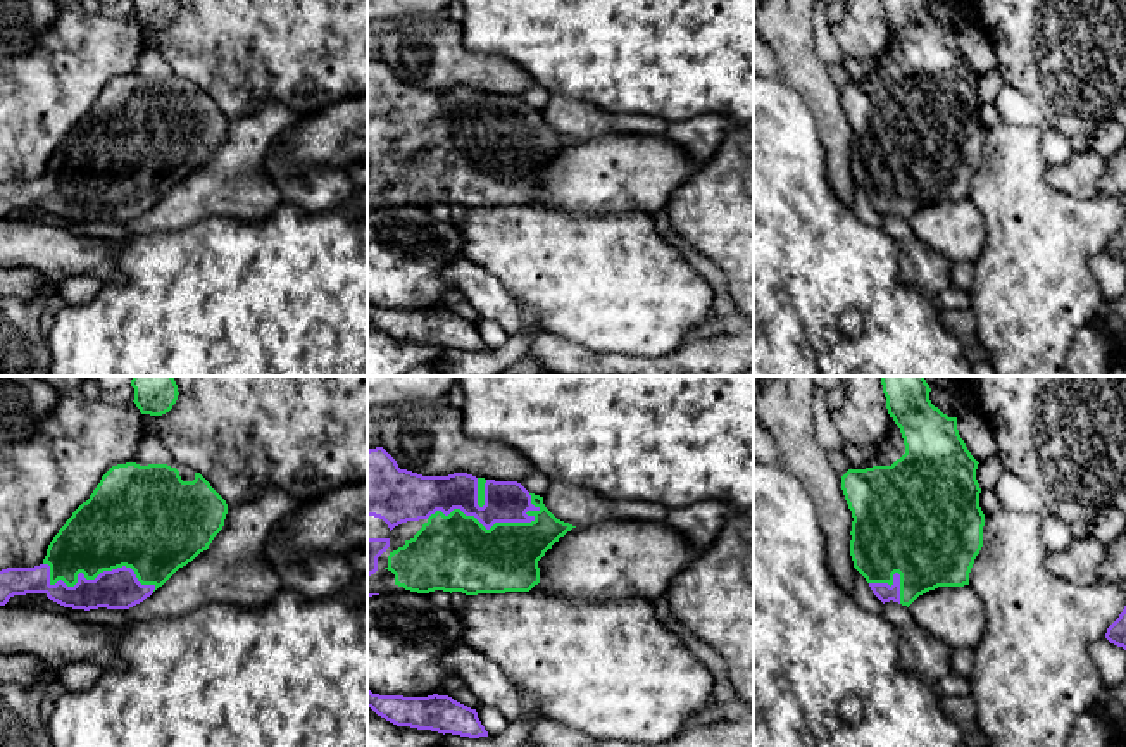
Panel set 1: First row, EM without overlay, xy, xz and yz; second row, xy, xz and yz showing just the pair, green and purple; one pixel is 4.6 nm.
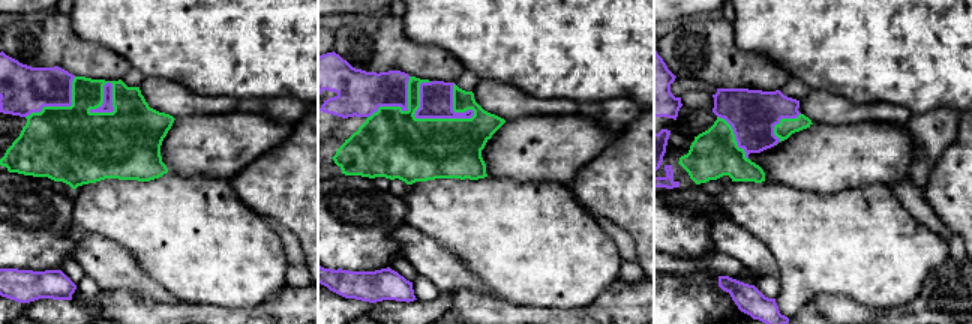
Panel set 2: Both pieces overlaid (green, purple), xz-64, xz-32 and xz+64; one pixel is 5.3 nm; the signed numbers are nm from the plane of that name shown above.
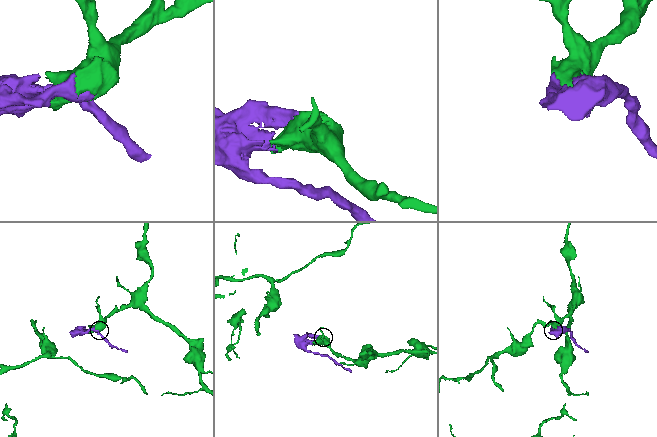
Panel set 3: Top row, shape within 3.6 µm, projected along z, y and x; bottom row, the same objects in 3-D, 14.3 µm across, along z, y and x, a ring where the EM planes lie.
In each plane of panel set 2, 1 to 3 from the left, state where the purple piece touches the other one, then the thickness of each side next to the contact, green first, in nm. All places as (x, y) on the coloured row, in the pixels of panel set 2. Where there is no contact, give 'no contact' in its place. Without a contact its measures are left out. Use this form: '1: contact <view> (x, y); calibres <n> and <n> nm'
1: contact xz-64 (102, 98); calibres 360 and 60 nm
2: contact xz-32 (429, 119); calibres 360 and 180 nm
3: contact xz+64 (734, 137); calibres 260 and 260 nm

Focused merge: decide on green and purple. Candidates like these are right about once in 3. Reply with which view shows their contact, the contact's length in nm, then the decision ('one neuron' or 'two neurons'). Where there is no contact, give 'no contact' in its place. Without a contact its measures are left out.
contact in xz; length 550 nm; one neuron

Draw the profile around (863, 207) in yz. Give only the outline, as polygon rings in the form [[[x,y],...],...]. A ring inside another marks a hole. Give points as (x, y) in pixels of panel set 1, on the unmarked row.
[[[857,183],[854,186],[852,209],[862,223],[873,228],[883,228],[883,216],[873,207],[869,197]]]

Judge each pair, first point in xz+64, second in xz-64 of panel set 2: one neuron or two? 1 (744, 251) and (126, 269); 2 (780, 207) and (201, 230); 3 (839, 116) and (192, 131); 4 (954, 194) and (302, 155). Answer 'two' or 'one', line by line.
1: one
2: one
3: two
4: one

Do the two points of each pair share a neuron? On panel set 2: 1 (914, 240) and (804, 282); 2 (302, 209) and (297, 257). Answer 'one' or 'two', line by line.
1: one
2: two

